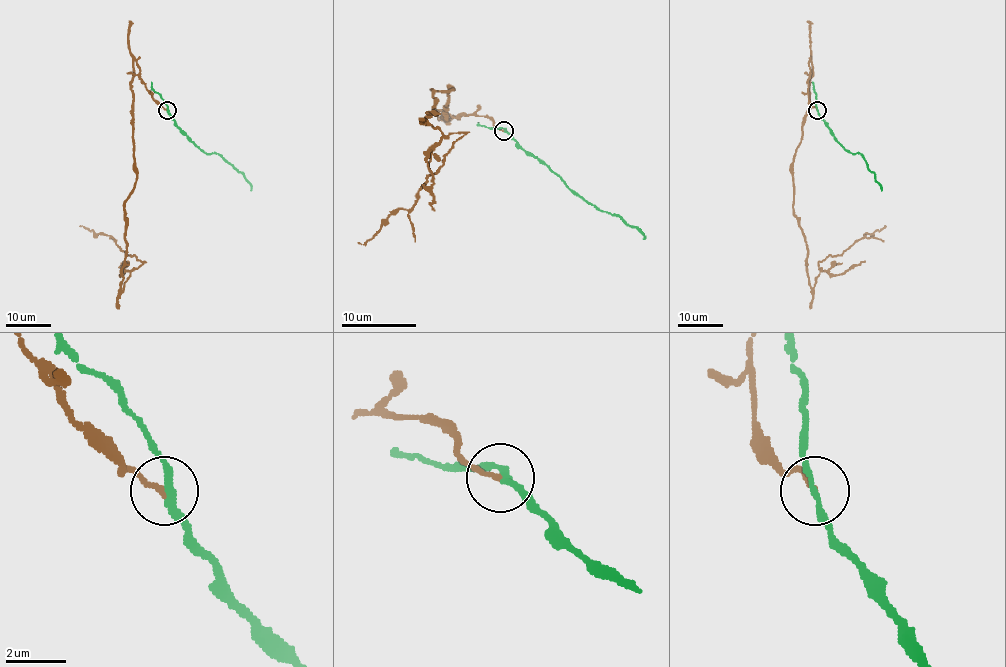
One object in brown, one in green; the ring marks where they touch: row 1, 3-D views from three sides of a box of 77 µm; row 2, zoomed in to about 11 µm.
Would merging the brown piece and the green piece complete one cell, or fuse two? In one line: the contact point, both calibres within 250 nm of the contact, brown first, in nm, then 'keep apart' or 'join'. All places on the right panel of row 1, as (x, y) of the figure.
at (817, 110); 170 nm thick on the brown side, 190 nm on the other; keep apart

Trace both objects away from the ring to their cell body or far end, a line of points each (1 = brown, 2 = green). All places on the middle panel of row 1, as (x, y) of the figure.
1: (503, 130), (483, 115), (443, 117), (453, 89), (432, 89), (428, 123), (464, 134), (410, 209), (357, 243)
2: (503, 130), (569, 188), (603, 211), (618, 215), (644, 237)

